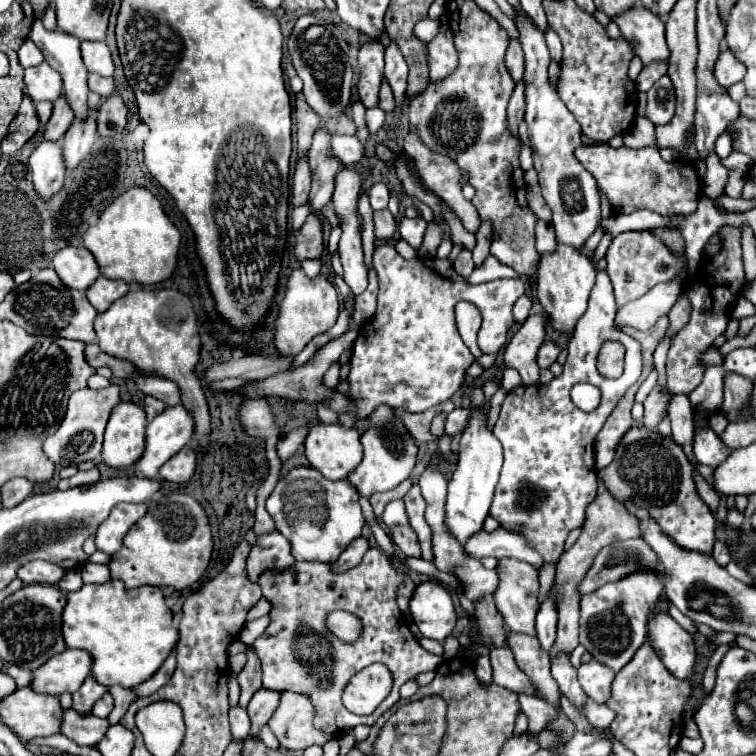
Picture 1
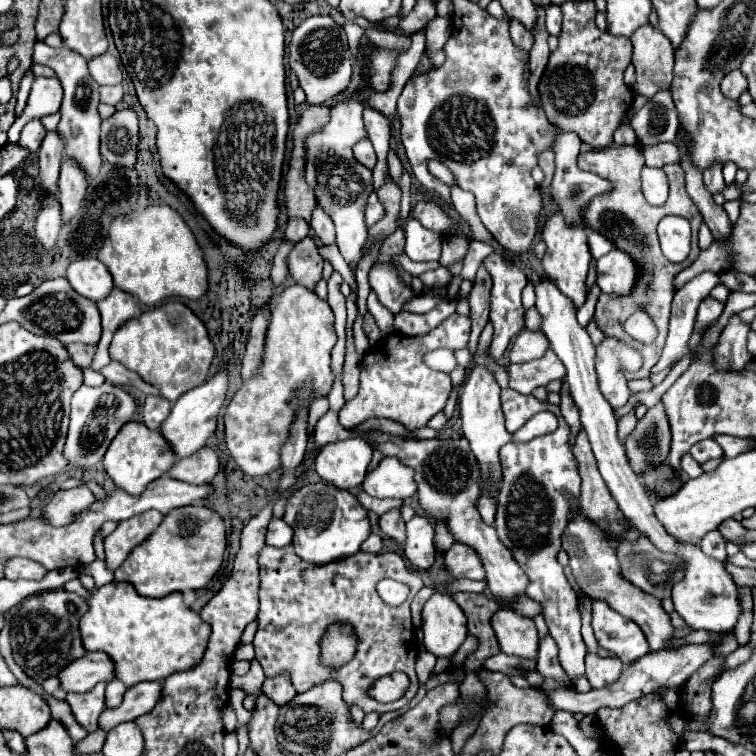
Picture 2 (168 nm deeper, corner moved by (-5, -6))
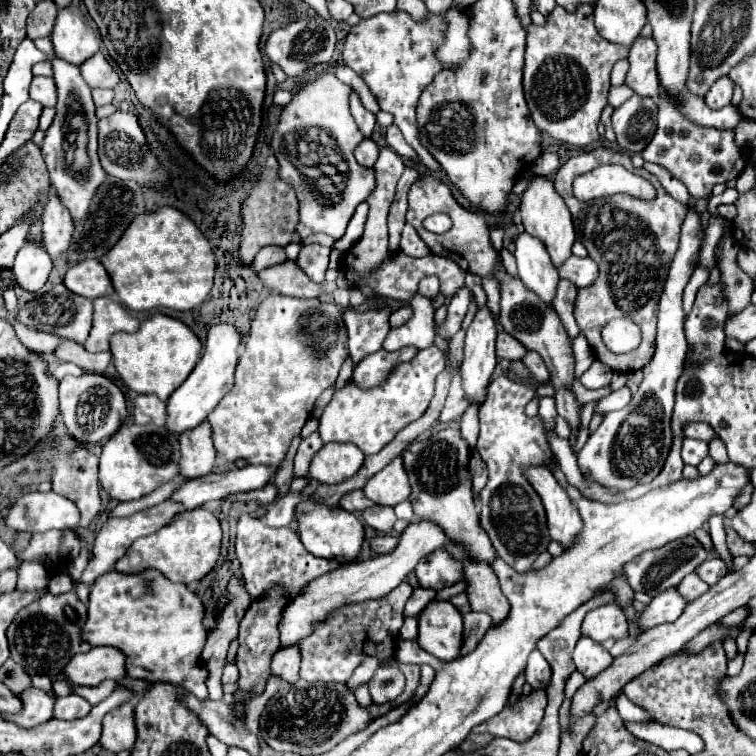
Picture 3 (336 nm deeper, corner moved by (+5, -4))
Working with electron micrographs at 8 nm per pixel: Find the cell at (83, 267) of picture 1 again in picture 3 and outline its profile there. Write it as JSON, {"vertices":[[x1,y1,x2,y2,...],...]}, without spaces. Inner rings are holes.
{"vertices":[[89,260,89,262,77,262,73,264,67,274,63,284,89,300,99,298,99,296,111,296,115,290,111,286,111,280,99,260]]}

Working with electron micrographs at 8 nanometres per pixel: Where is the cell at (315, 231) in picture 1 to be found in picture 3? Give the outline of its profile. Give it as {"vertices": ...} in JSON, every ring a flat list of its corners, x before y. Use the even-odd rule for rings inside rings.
{"vertices":[[285,260,281,266,269,266,259,272,263,284,279,294,297,296,297,298,321,298,324,302,333,302,335,282,323,281,315,284,299,266,297,260]]}

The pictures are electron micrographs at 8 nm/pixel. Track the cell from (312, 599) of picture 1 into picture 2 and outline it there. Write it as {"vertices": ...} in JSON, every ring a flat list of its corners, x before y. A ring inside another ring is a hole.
{"vertices":[[293,544,283,548,263,546,259,552,259,612,257,612,257,634,253,640,255,658,263,666,265,676,275,676,283,670,291,672,291,680,297,692,305,692,311,686,317,686,325,676,335,676,343,686,343,698,349,706,359,704,365,712,389,712,403,708,413,700,419,690,419,680,415,674,415,654,417,640,413,634,409,604,413,596,423,588,419,574,409,572,405,558,397,552,357,552,349,558,331,562,331,564,311,564,299,558,293,550],[383,578,401,580,411,588,409,598,401,606,385,604,375,586],[331,624,349,624,357,630,357,654,343,664,341,668,323,668,321,664,321,638],[391,672,405,672,411,678,411,686,403,698,393,704,381,704,373,700,367,690,371,684]]}

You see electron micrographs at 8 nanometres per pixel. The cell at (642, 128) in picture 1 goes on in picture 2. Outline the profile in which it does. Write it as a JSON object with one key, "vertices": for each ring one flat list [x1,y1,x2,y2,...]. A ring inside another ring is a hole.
{"vertices":[[655,144,651,148,643,148,643,156,649,168,663,168,665,164,681,162,681,154,675,144]]}

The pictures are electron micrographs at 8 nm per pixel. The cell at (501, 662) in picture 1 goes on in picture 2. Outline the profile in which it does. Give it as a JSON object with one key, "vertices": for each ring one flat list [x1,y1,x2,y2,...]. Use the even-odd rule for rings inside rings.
{"vertices":[[717,640,707,642,707,644,689,644,681,646,677,650,659,650,659,652,647,652,627,668,623,668,619,680,603,686,603,688,593,688,587,694,579,694,573,688,565,688,563,692,549,692,551,704,555,704,557,710,569,710,569,712,583,712,583,714,595,714,599,708,621,708,623,704,637,700,645,694,651,694,659,688,679,688,691,672,695,672,701,664,705,664,713,656]]}

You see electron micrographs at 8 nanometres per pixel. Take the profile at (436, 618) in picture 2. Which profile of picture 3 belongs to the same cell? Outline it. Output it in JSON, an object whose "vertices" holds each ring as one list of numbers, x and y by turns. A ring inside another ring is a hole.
{"vertices":[[447,600,429,602,419,618,419,646,437,656,443,662,451,662,459,656,461,634,463,634,463,616]]}

